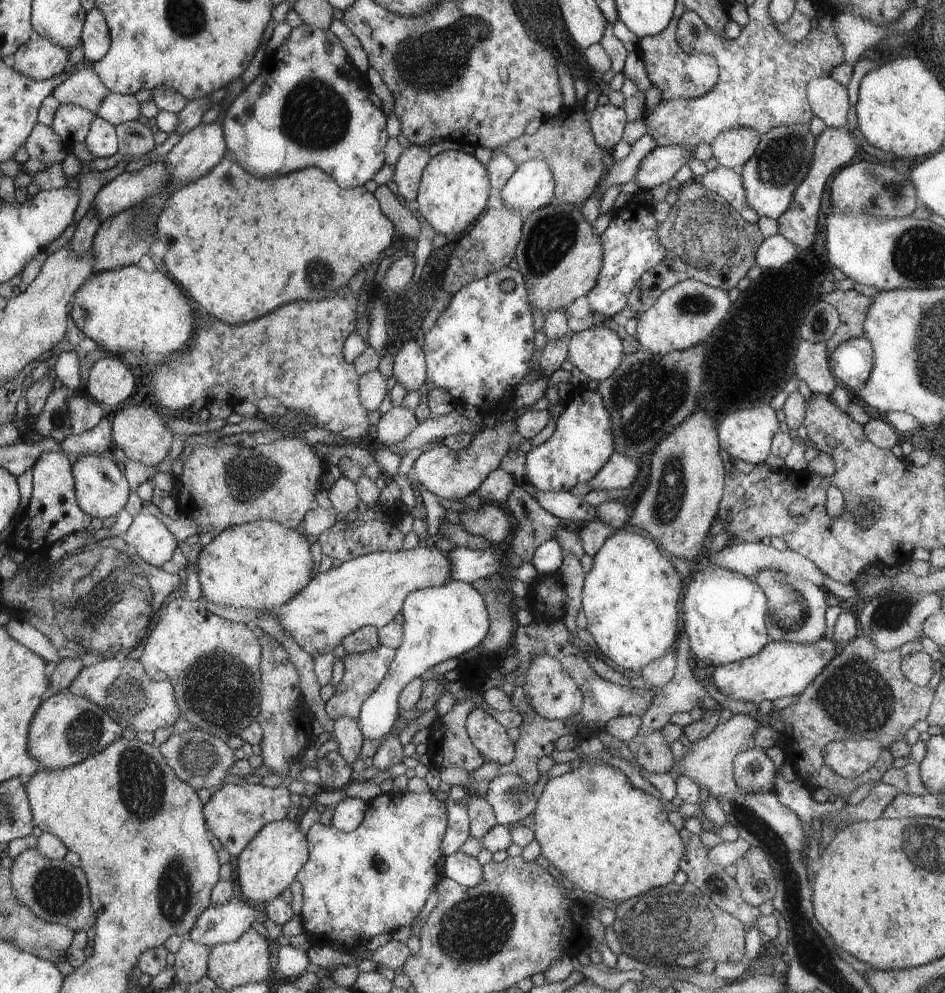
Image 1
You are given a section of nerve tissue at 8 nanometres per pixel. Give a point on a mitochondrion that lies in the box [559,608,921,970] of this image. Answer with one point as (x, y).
(855, 696)

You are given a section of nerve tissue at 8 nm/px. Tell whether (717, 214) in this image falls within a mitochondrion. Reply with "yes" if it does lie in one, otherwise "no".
yes

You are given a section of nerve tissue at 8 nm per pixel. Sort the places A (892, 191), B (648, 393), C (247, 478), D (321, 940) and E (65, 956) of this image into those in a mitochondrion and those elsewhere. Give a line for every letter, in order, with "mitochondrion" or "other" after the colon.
A: mitochondrion
B: mitochondrion
C: mitochondrion
D: other
E: other

